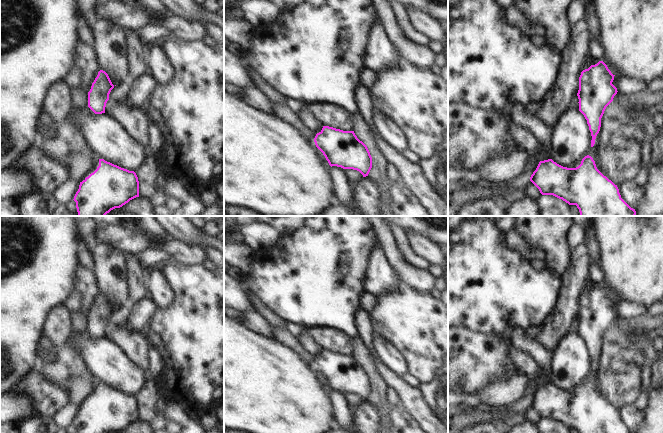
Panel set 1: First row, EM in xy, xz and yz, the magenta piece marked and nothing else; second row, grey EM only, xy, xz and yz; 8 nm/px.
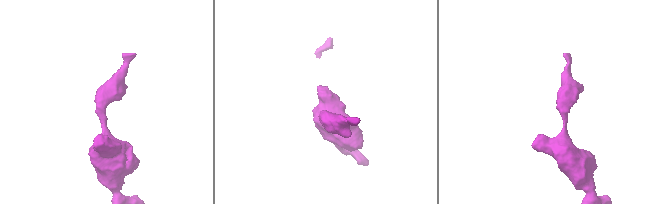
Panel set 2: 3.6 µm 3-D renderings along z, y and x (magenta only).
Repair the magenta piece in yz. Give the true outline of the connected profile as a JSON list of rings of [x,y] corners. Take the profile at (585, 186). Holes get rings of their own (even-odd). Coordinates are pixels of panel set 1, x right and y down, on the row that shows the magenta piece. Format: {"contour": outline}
{"contour": [[[589,155],[585,156],[576,168],[563,167],[552,159],[540,161],[530,181],[542,195],[553,195],[569,205],[576,205],[580,216],[635,216],[631,208],[622,198],[617,185],[604,176],[596,167]]]}

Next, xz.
{"contour": [[[323,126],[316,134],[314,142],[331,167],[353,169],[359,171],[363,177],[368,176],[372,168],[372,157],[354,131]]]}

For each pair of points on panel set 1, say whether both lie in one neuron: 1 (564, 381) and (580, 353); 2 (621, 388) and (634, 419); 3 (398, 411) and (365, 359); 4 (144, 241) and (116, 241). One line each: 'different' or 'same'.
1: same
2: different
3: different
4: same

